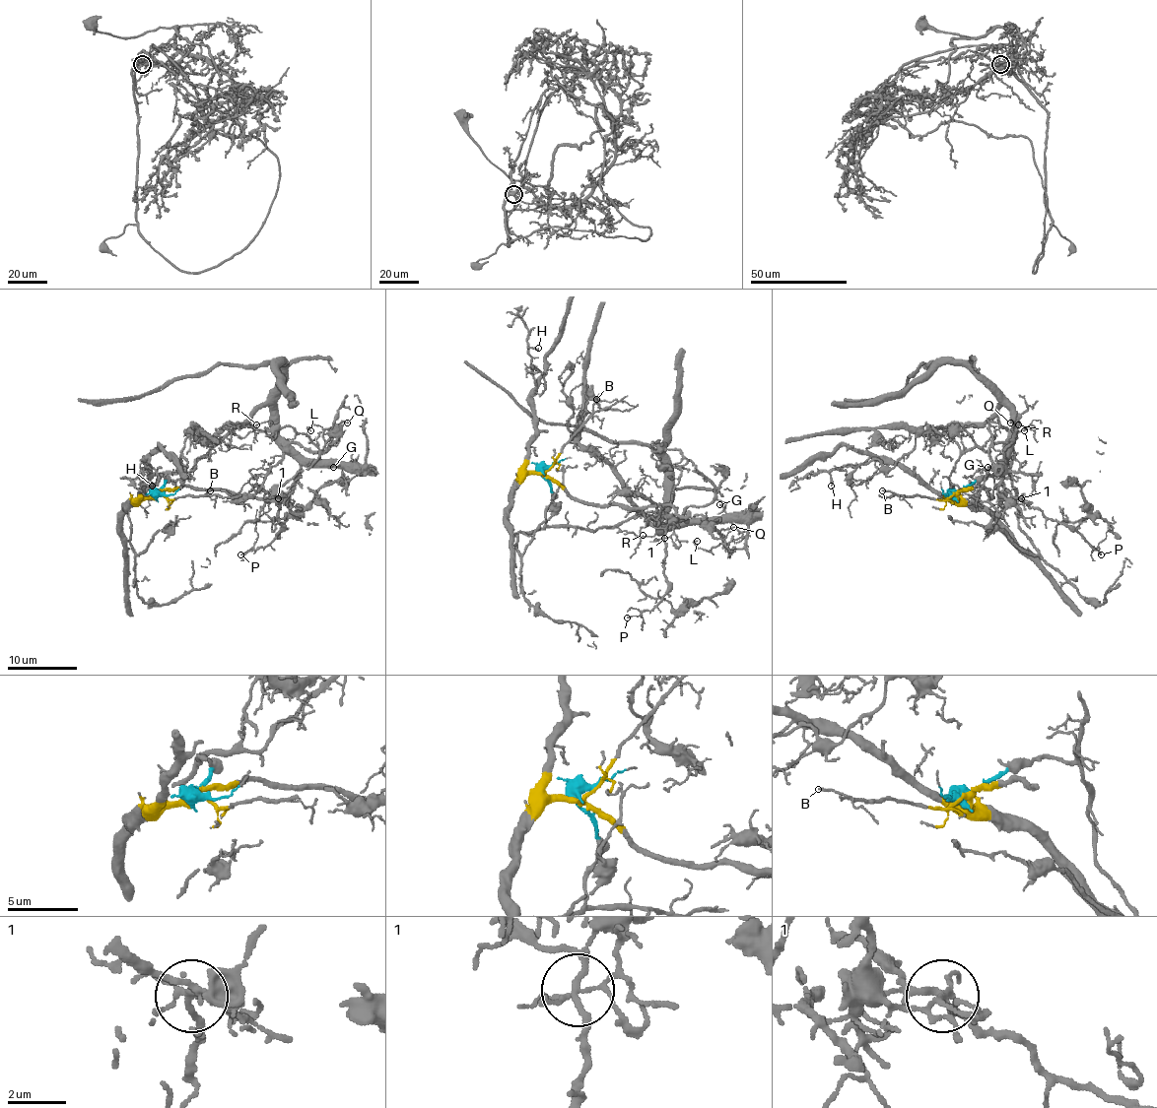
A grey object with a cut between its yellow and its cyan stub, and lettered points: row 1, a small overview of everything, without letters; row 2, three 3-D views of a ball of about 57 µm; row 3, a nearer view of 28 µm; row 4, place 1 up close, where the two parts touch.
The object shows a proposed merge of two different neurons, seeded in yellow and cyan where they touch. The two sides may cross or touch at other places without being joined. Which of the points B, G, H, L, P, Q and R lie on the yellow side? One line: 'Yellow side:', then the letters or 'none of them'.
Yellow side: B, H, P

